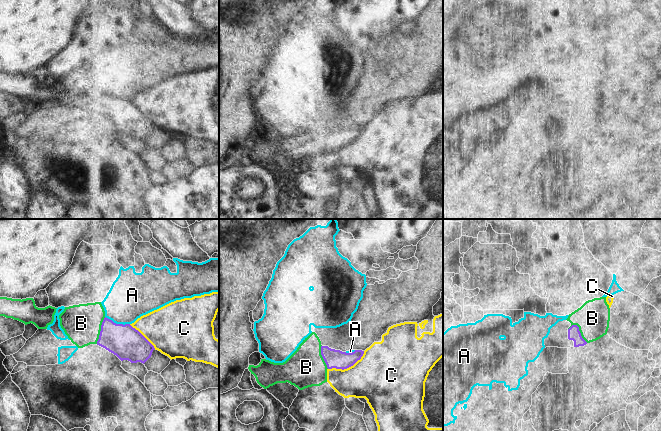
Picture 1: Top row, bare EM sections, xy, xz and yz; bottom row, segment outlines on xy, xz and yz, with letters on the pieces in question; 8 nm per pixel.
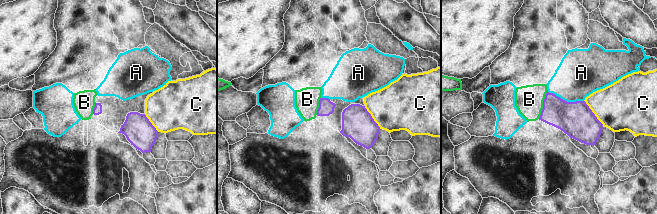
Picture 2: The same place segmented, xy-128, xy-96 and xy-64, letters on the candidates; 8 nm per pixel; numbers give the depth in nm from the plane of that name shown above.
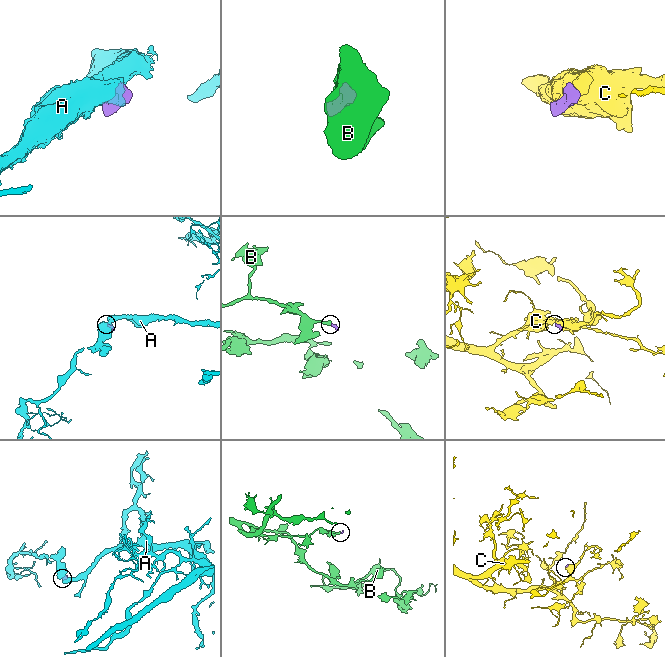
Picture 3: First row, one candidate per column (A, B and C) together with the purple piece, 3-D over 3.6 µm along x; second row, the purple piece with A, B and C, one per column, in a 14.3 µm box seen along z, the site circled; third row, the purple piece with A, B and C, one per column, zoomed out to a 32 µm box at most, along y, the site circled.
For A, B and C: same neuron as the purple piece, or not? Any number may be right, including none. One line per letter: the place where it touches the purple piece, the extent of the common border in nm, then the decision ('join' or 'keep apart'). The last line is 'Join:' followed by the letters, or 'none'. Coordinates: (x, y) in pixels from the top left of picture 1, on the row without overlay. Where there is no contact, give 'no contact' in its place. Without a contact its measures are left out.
A: contact xy (117, 100); length 220 nm; keep apart
B: contact xy (101, 106); length 220 nm; join
C: contact xz (347, 143); length 320 nm; keep apart
Join: B

